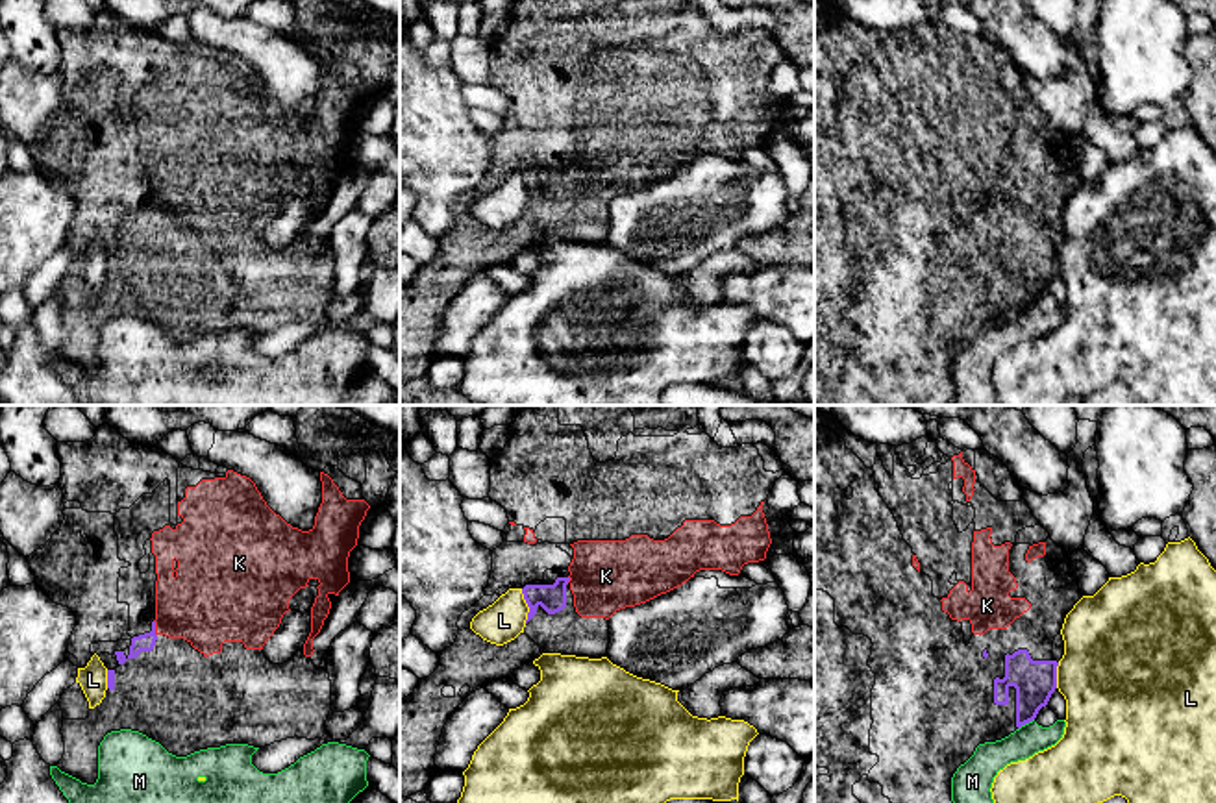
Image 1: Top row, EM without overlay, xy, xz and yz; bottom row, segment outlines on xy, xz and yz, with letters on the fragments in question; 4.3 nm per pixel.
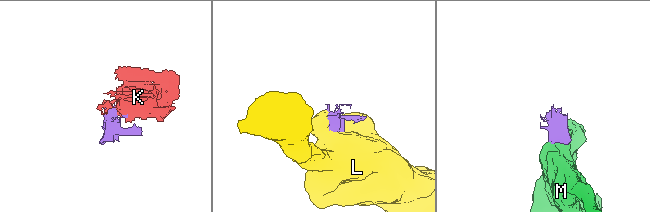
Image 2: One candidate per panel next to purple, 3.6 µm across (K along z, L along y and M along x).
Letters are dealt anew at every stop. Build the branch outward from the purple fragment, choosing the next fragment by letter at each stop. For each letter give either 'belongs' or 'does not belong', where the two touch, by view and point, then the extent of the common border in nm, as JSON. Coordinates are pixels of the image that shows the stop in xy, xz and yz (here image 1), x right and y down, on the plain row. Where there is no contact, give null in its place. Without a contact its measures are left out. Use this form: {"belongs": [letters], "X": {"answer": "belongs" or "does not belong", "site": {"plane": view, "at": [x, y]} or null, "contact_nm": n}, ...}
{"belongs": ["K"], "K": {"answer": "belongs", "site": {"plane": "xy", "at": [154, 213]}, "contact_nm": 70}, "L": {"answer": "does not belong", "site": {"plane": "xz", "at": [528, 191]}, "contact_nm": 150}, "M": {"answer": "does not belong", "site": {"plane": "yz", "at": [1026, 308]}, "contact_nm": 90}}

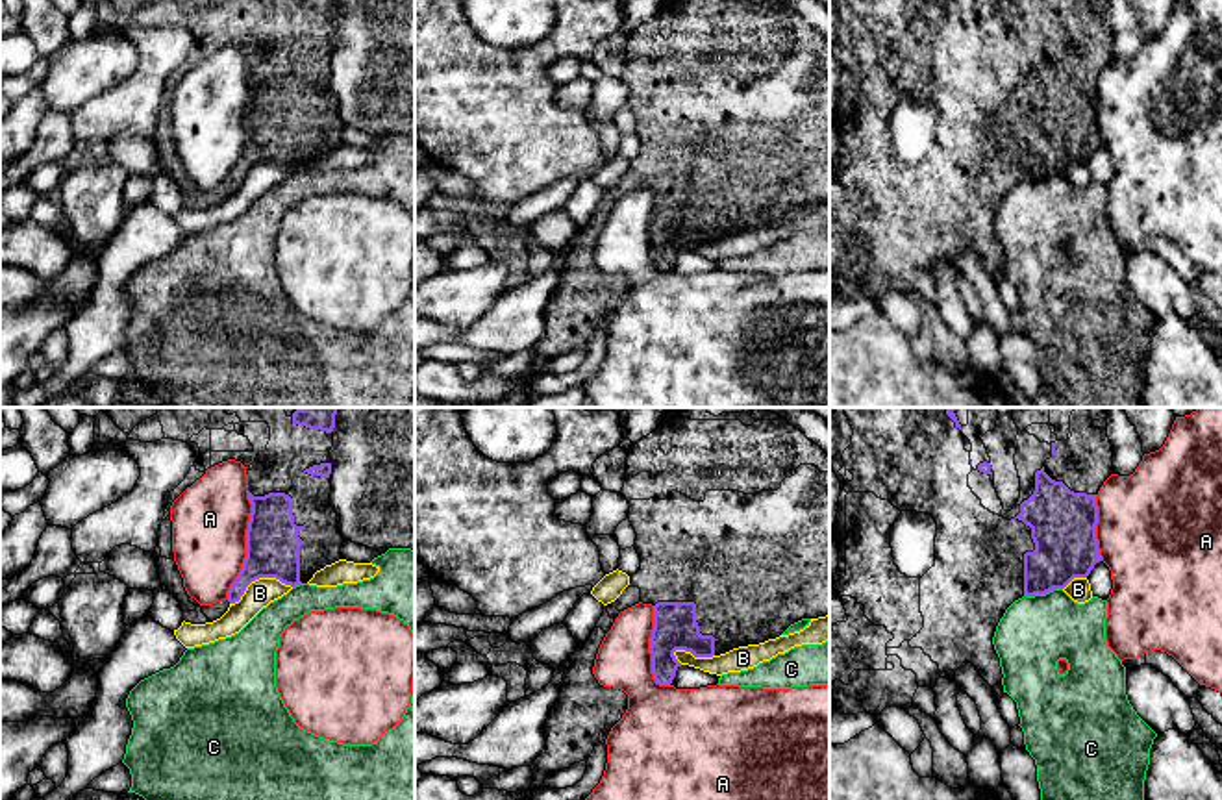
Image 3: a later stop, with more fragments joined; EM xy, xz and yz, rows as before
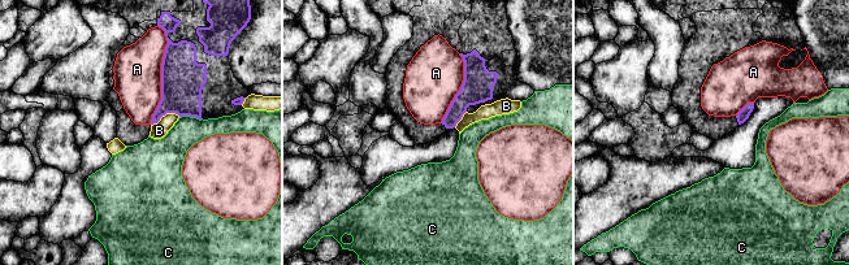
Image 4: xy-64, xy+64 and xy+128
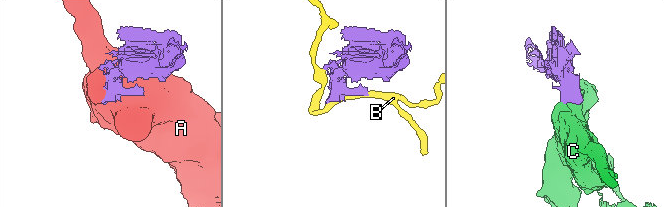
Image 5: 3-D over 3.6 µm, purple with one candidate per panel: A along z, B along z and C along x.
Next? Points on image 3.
{"belongs": [], "A": {"answer": "does not belong", "site": {"plane": "xy", "at": [247, 130]}, "contact_nm": 480}, "B": {"answer": "does not belong", "site": {"plane": "xy", "at": [258, 163]}, "contact_nm": 280}, "C": {"answer": "does not belong", "site": {"plane": "yz", "at": [1043, 178]}, "contact_nm": 170}}

